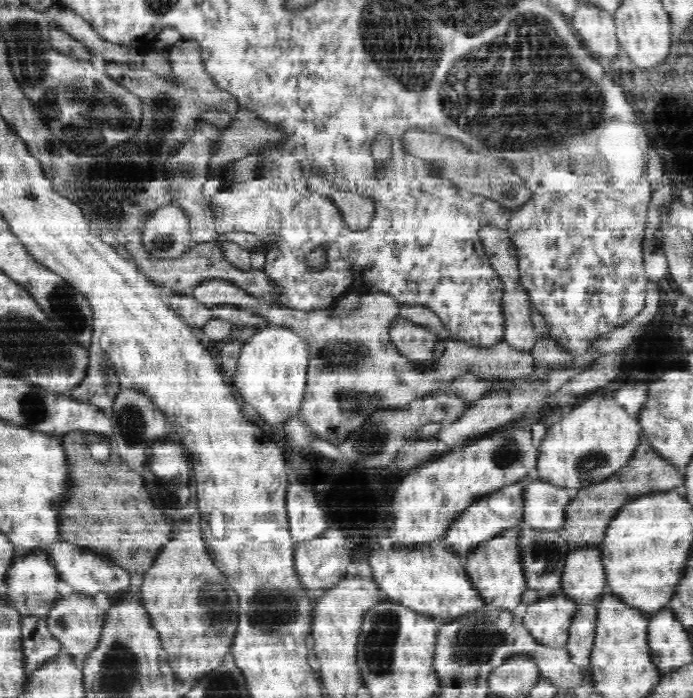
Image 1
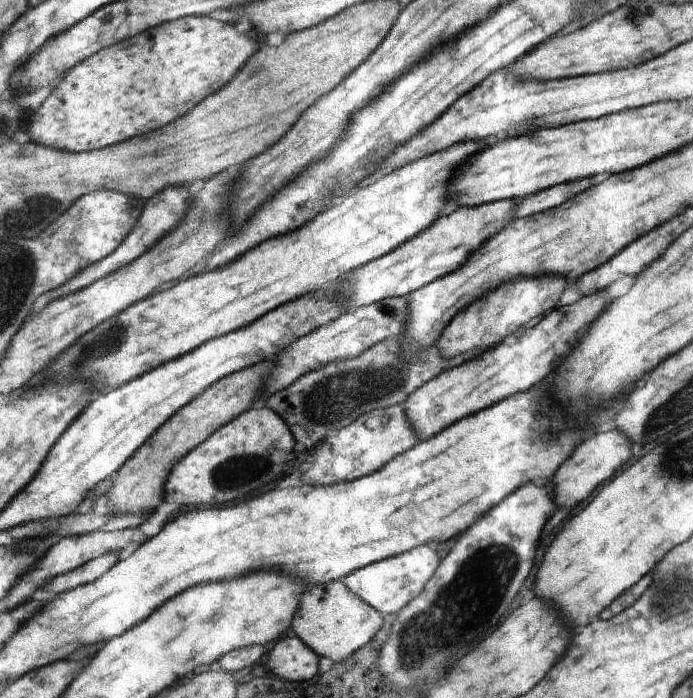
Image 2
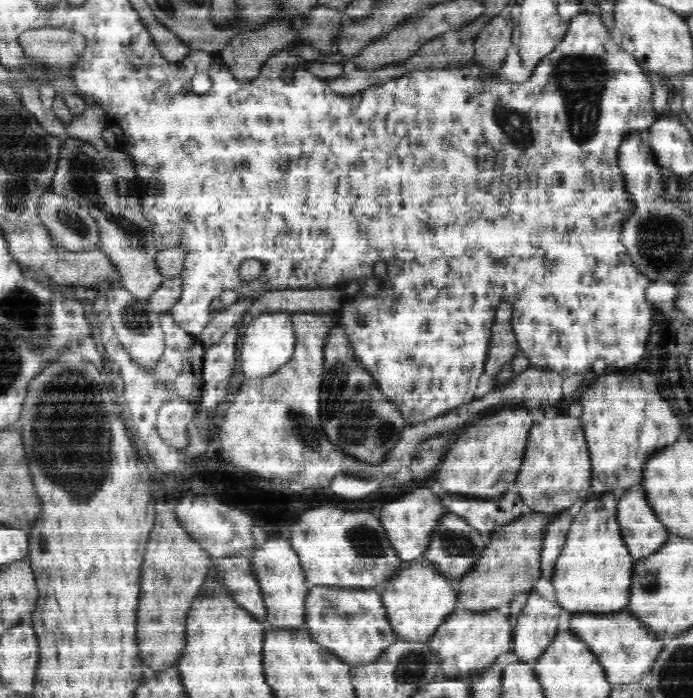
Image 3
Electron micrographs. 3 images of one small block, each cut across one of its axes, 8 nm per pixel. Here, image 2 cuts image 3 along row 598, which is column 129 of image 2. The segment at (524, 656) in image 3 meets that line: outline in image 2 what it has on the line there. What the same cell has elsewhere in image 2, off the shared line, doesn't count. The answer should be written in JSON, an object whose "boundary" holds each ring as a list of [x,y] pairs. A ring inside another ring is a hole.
{"boundary":[[[140,527],[118,529],[110,532],[94,531],[88,534],[62,537],[58,543],[51,545],[45,550],[35,567],[26,575],[23,575],[18,584],[12,588],[11,595],[5,600],[8,609],[29,601],[32,593],[38,588],[44,588],[45,584],[49,583],[49,580],[56,579],[57,576],[66,574],[103,554],[116,553],[119,556],[124,550],[128,550],[130,546],[140,546],[148,539],[149,537],[144,534]]]}

